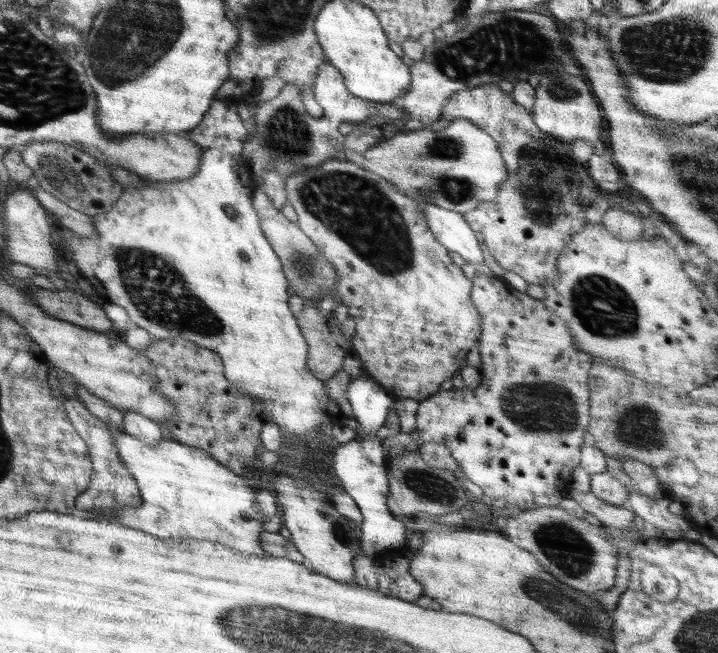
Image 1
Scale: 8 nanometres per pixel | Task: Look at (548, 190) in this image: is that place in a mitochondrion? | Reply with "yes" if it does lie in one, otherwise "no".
yes

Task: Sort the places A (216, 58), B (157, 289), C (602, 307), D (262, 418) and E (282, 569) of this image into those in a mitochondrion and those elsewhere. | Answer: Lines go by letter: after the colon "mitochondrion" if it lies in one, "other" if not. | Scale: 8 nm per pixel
A: other
B: mitochondrion
C: mitochondrion
D: other
E: other

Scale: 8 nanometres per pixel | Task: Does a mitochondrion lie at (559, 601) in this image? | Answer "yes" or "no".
yes

